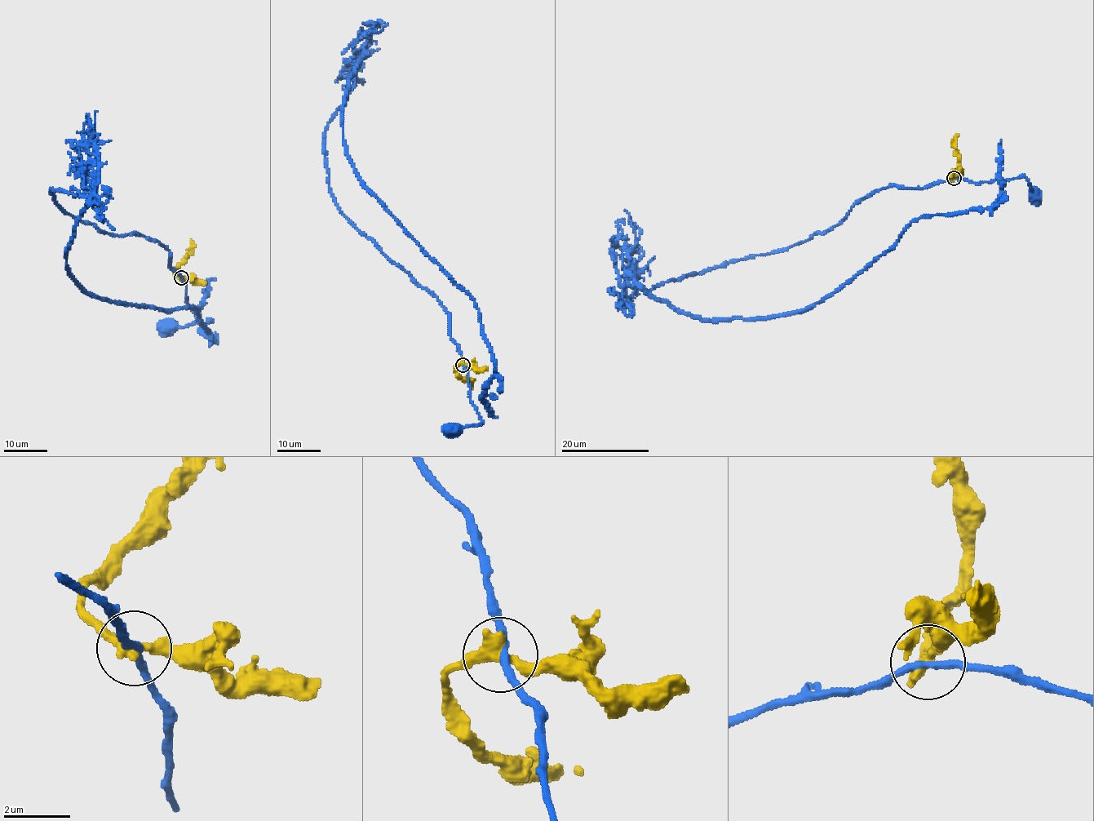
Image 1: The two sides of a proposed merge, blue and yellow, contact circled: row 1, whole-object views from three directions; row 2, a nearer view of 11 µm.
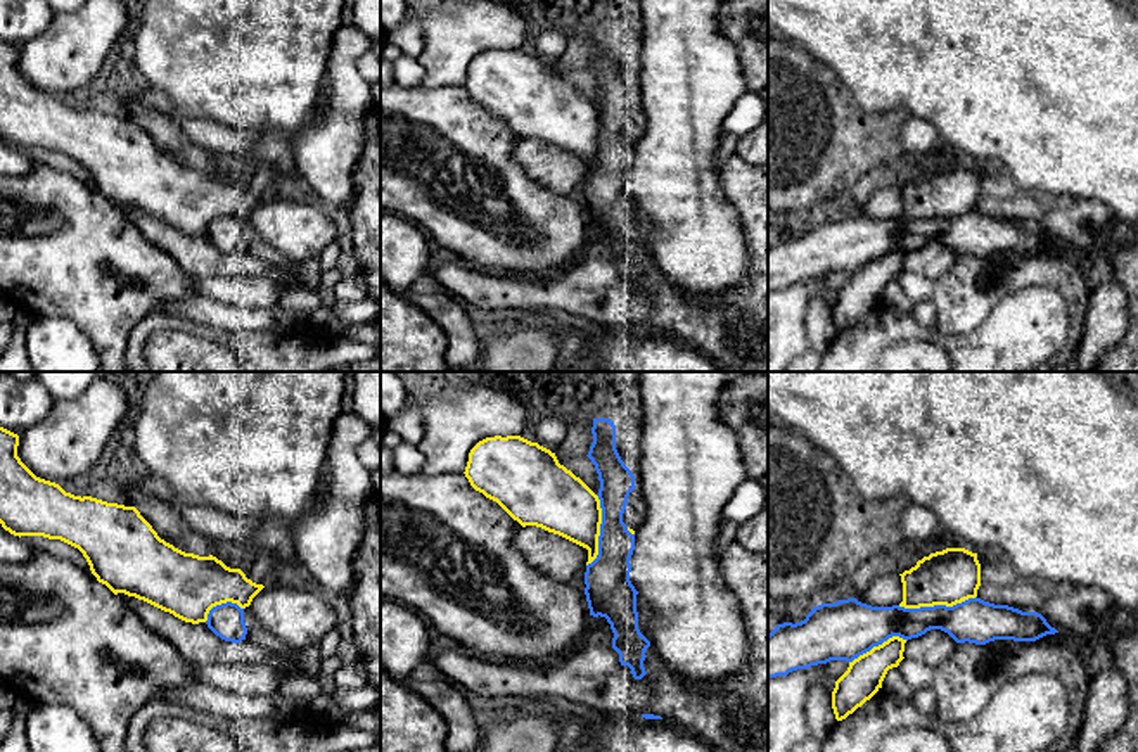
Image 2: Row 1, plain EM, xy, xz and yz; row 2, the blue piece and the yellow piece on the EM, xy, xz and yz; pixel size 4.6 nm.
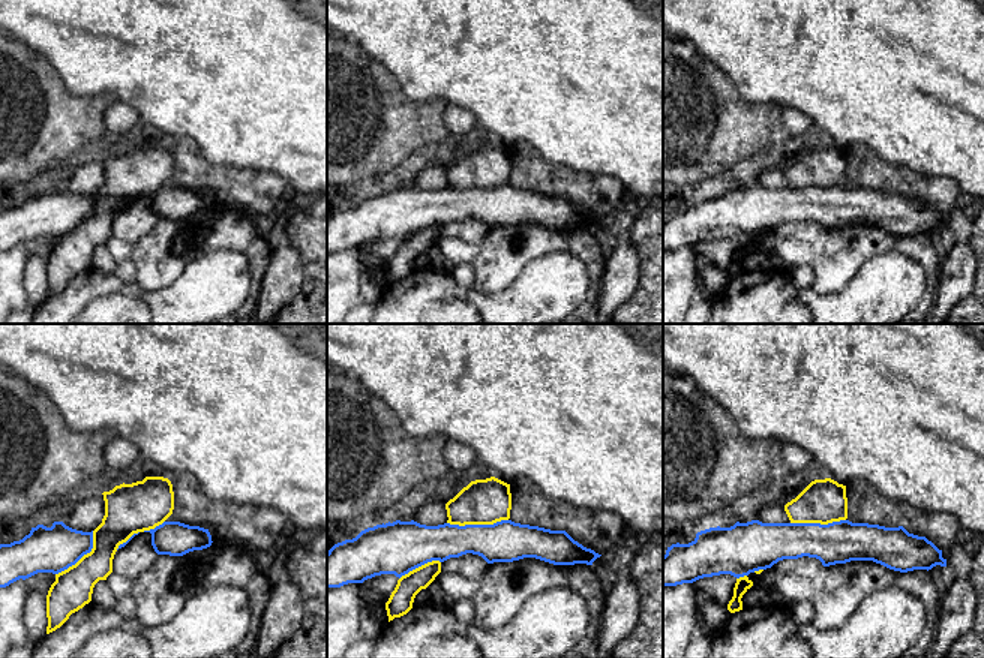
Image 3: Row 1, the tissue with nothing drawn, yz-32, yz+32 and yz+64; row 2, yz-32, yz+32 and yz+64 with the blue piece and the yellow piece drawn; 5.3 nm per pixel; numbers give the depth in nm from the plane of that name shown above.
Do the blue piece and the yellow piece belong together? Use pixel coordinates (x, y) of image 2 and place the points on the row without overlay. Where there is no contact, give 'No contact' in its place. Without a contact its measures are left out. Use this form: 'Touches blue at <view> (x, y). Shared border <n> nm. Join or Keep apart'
Touches blue at yz (936, 218). Shared border 380 nm. Keep apart

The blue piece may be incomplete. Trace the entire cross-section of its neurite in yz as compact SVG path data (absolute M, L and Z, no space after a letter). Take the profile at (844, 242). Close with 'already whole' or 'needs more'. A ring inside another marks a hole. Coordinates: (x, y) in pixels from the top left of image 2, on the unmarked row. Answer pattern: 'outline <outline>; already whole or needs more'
outline M856 211L839 213L835 216L822 216L801 235L778 237L768 247L768 290L787 289L797 282L827 277L830 273L853 275L860 268L882 258L892 249L911 252L930 242L948 245L956 256L986 258L994 252L1036 254L1046 247L1058 245L1038 225L1022 225L1008 218L994 218L981 211L969 211L953 220L934 218L920 221L872 220Z; already whole

